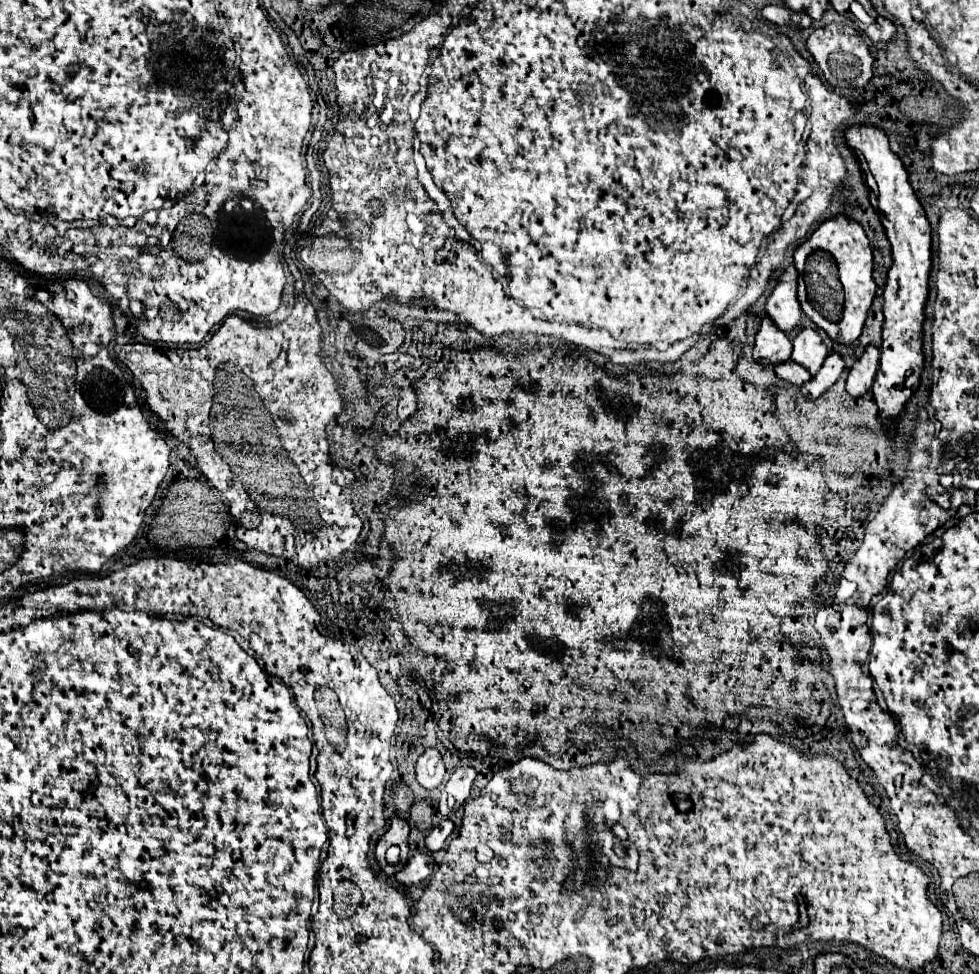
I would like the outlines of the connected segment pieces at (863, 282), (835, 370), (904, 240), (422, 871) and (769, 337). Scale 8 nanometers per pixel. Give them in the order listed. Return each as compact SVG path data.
M837 214L835 218L829 218L825 222L819 224L819 228L803 242L797 246L795 254L793 254L793 260L795 260L795 268L799 272L803 272L805 264L807 264L807 256L815 250L825 250L829 252L835 262L837 262L837 268L839 268L839 276L841 276L841 284L843 284L843 290L845 290L845 304L843 304L843 316L839 322L835 322L833 326L815 310L803 310L819 328L825 330L827 326L827 332L843 342L843 344L851 344L853 340L859 338L861 330L863 330L863 324L865 324L865 318L867 318L867 312L871 308L871 302L873 302L873 296L875 296L875 282L873 282L873 254L871 254L871 248L869 248L869 240L863 232L863 228L851 220L849 216L845 214Z
M829 352L821 370L817 372L817 376L813 376L809 382L805 382L805 386L801 386L803 396L809 398L809 400L819 398L825 390L829 390L837 382L843 368L845 368L845 362L843 362L841 354L839 352Z
M853 124L845 130L847 144L861 152L867 160L873 184L865 184L869 190L869 202L881 218L885 234L891 242L893 266L887 272L885 288L885 324L883 324L883 346L881 346L881 366L875 376L873 394L881 412L885 426L901 414L903 404L913 396L919 386L919 376L923 370L921 352L921 326L923 326L923 306L927 298L927 278L931 270L931 226L925 218L923 206L919 204L903 162L891 150L887 134L883 128L873 124Z
M415 854L401 870L397 870L395 878L403 886L419 884L433 872L433 866L435 866L435 860L429 854Z
M765 316L761 320L761 328L755 334L753 358L759 364L779 364L779 362L787 362L791 358L789 336L785 332L777 330L777 326L773 326L773 320L769 316Z

